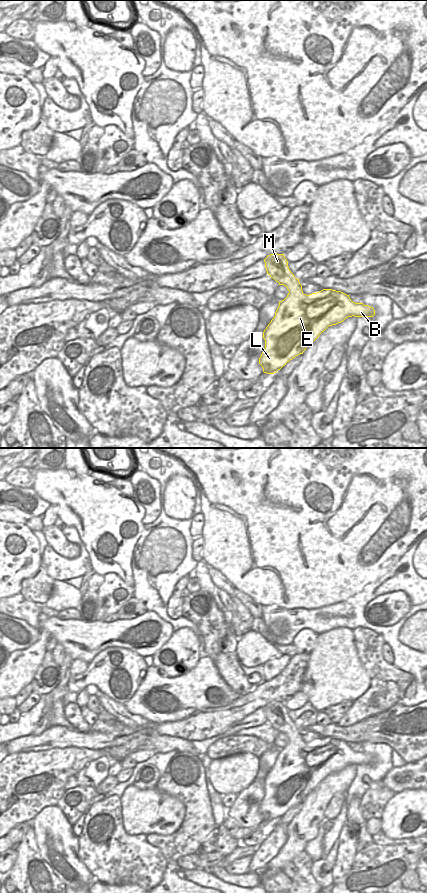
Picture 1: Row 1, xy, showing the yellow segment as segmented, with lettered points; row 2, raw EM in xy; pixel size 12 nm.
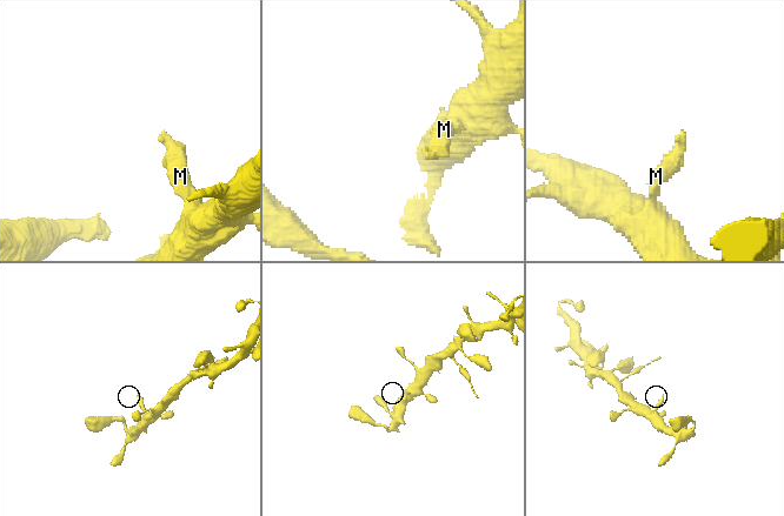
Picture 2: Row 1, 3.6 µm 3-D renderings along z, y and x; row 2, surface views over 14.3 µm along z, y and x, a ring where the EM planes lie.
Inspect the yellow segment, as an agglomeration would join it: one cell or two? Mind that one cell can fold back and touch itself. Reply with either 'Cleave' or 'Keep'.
Keep

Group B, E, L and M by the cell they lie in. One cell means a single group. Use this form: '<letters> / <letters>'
B E L M

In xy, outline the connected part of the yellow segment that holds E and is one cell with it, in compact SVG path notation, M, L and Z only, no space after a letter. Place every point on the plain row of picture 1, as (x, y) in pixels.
M270 702L265 707L267 722L287 735L287 745L279 750L274 766L263 780L265 796L259 806L263 820L274 822L287 810L303 802L329 774L348 765L373 765L373 755L353 750L349 743L323 737L306 743L288 715L284 702Z

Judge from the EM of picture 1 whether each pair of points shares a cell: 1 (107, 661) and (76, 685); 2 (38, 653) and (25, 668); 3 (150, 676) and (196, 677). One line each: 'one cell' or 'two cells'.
1: one cell
2: one cell
3: one cell

